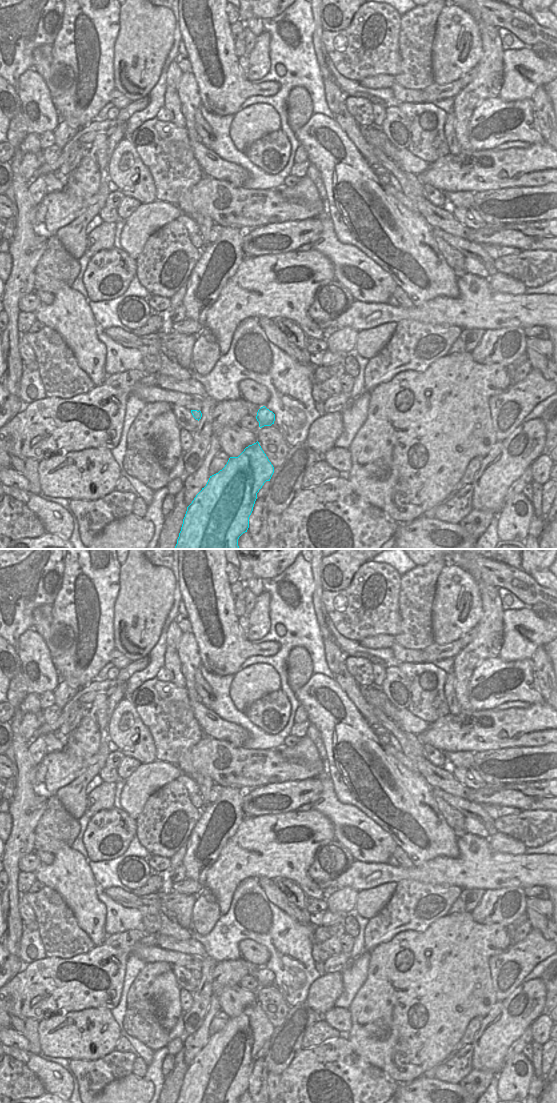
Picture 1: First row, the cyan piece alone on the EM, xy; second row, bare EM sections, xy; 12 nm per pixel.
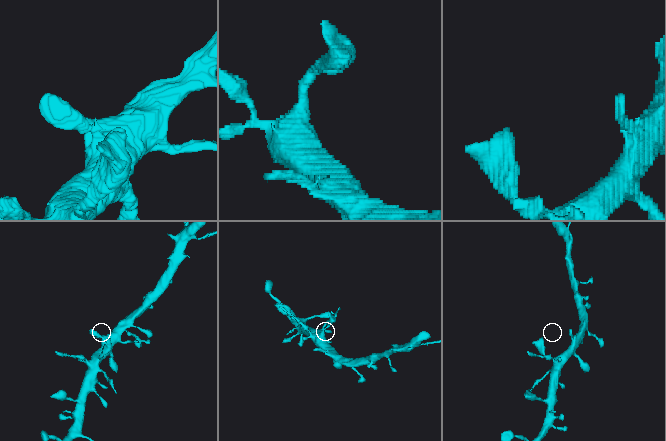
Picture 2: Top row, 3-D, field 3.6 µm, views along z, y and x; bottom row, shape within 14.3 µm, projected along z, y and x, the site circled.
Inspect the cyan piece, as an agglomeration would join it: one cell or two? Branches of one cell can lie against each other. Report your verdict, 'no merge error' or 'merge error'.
merge error

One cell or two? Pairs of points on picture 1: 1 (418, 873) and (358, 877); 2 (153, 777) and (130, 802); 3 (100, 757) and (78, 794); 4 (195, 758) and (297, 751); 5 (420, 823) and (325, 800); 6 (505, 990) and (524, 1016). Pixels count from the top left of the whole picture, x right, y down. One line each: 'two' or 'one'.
1: one
2: one
3: one
4: two
5: two
6: two

